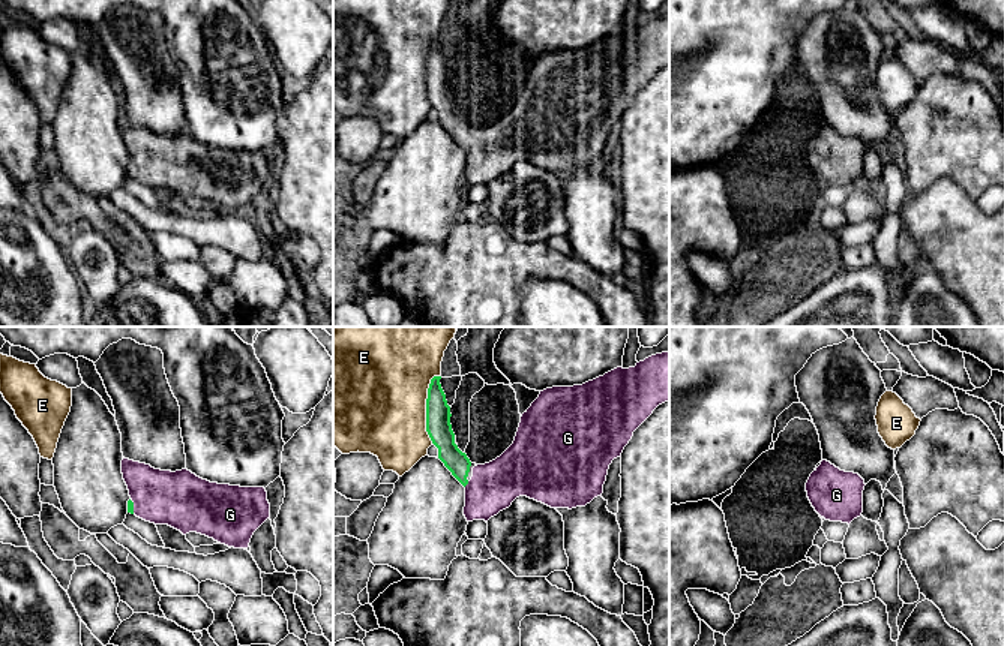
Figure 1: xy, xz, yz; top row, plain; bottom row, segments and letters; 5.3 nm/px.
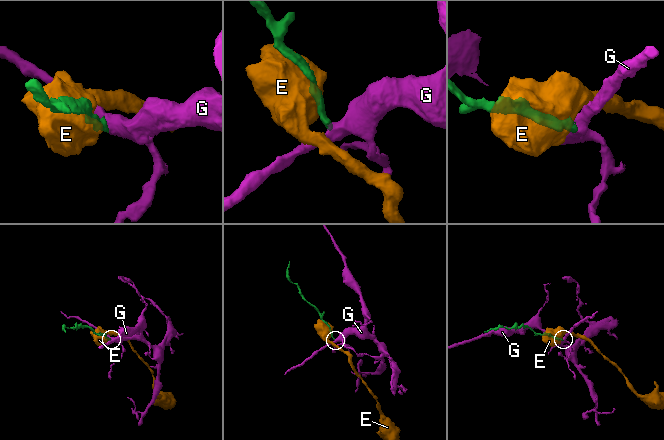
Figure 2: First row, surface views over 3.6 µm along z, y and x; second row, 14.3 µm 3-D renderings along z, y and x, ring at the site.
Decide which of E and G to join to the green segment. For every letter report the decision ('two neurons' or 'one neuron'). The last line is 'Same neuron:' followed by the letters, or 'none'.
E: two neurons
G: one neuron
Same neuron: G

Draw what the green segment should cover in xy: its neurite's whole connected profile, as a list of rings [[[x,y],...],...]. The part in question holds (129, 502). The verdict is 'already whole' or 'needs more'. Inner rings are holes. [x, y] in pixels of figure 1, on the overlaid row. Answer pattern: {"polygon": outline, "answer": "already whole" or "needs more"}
{"polygon": [[[125,457],[122,474],[131,496],[128,513],[155,525],[168,525],[183,535],[197,532],[228,547],[248,549],[254,532],[270,519],[264,487],[210,483],[188,469],[161,471]]], "answer": "needs more"}

